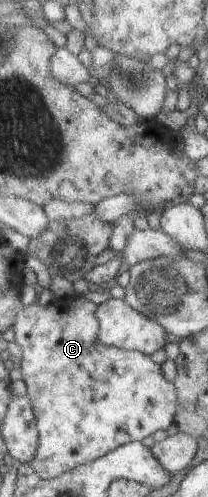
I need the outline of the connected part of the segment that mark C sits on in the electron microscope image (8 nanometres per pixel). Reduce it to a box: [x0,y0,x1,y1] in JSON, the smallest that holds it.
[16,297,179,480]

